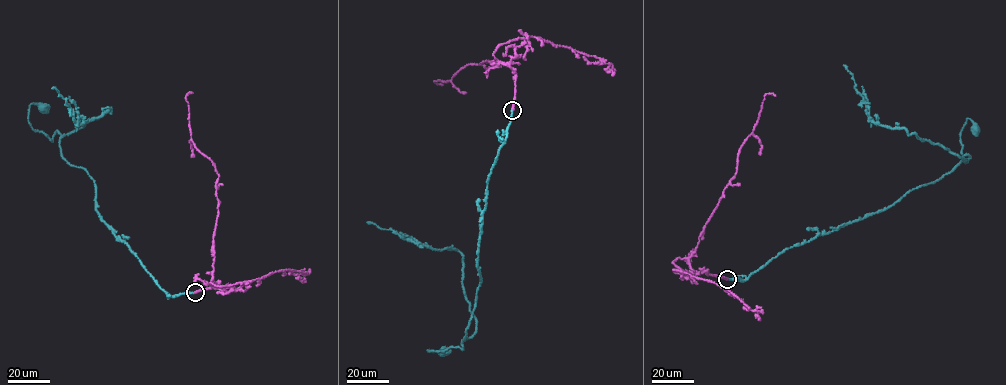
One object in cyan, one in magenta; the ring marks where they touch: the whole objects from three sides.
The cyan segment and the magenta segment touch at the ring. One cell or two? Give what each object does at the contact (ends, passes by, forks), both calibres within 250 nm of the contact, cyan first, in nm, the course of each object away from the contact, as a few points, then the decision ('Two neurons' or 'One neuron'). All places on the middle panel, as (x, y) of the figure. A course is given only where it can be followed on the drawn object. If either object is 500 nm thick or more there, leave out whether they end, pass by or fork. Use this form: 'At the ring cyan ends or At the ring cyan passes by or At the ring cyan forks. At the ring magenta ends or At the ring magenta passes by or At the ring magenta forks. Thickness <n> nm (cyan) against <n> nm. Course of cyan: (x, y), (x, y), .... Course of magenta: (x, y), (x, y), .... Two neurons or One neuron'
Thickness 240 nm (cyan) against 550 nm. Course of cyan: (513, 109), (505, 142), (487, 182), (476, 305), (462, 350), (427, 350), (444, 351). Course of magenta: (513, 109), (514, 70), (499, 61), (469, 64), (450, 80), (434, 81), (443, 84). One neuron

